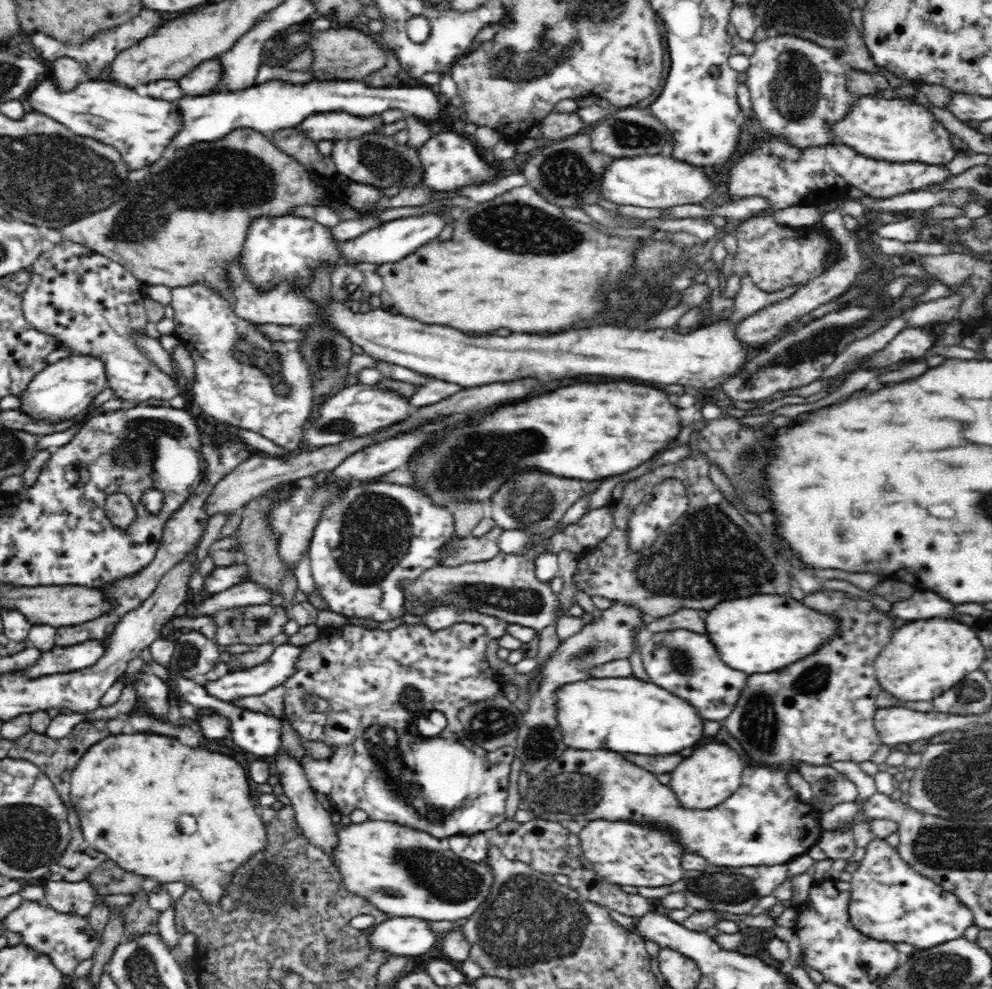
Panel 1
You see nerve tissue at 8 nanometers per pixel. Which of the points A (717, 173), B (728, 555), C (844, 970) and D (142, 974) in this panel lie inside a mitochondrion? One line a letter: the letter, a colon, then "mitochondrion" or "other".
A: other
B: mitochondrion
C: other
D: mitochondrion

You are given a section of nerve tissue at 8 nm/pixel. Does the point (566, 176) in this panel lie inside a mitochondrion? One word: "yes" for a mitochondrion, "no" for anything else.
yes

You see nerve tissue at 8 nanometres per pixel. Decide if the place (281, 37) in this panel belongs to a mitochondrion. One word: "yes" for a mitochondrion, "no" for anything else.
no

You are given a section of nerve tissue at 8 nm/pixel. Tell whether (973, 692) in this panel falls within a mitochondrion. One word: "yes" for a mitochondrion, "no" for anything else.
yes

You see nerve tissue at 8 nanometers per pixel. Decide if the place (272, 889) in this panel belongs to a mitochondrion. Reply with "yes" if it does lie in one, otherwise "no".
yes

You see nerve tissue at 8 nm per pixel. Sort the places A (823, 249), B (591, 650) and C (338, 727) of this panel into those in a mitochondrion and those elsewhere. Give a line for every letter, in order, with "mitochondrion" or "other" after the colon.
A: other
B: mitochondrion
C: other

